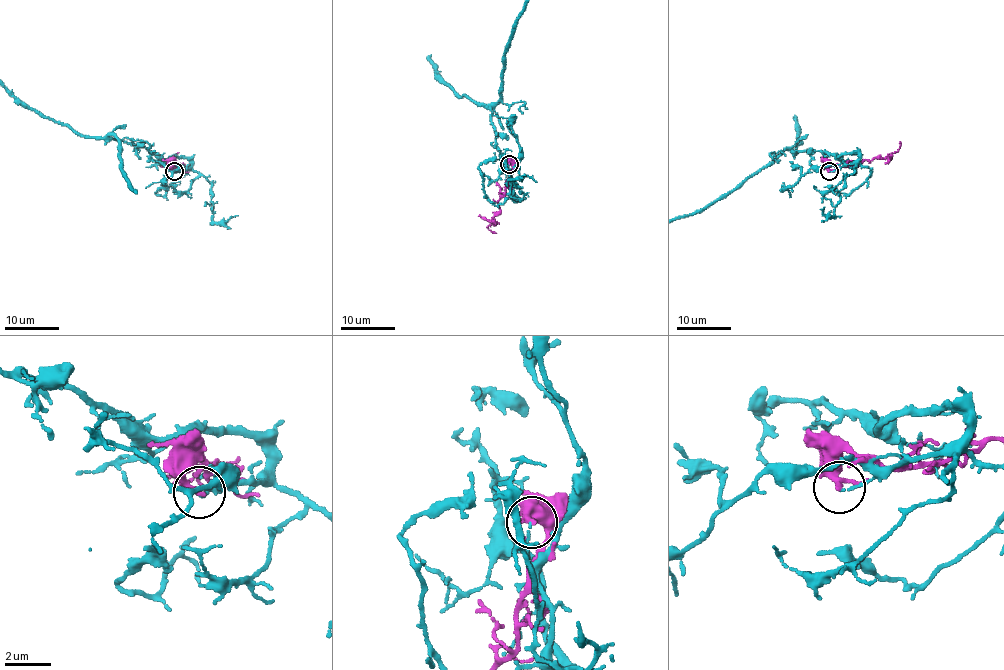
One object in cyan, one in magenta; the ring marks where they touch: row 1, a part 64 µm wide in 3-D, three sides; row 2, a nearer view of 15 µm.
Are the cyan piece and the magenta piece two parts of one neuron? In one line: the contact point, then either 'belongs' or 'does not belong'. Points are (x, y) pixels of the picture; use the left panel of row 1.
place (174, 171); does not belong

